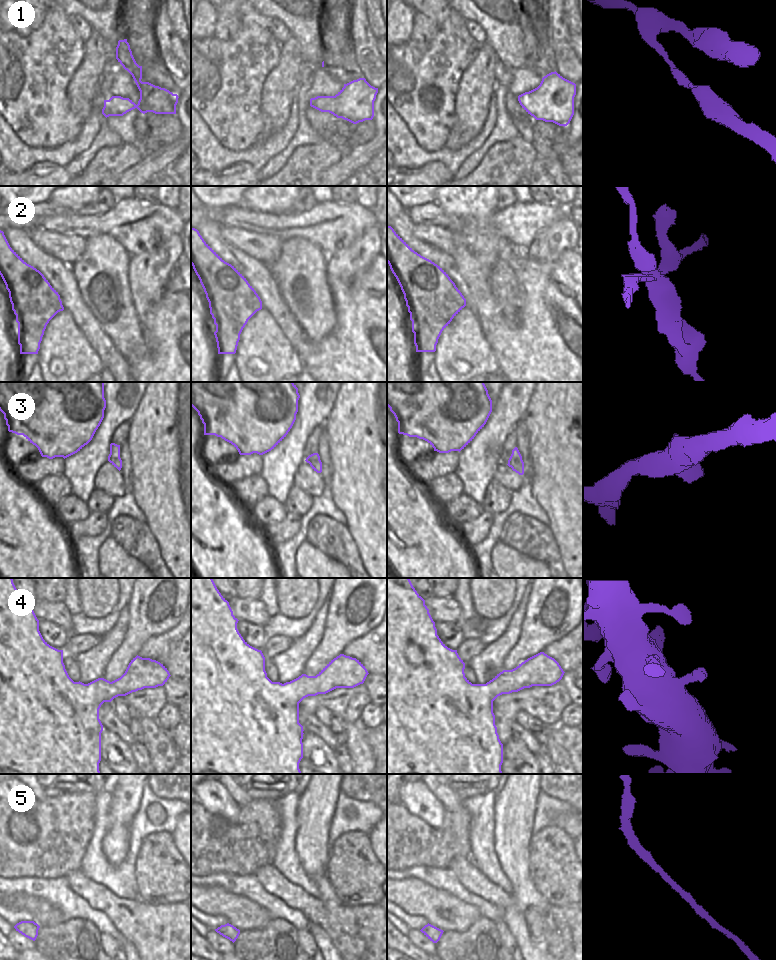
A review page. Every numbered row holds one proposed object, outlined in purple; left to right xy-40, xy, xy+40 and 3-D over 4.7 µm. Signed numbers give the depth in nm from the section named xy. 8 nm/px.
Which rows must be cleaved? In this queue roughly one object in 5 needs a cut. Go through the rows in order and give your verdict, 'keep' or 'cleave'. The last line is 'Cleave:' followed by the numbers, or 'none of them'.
1: keep
2: cleave
3: keep
4: keep
5: keep
Cleave: 2

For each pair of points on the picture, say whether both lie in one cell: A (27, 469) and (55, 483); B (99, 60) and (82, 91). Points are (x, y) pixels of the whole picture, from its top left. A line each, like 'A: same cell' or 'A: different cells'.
A: different cells
B: same cell

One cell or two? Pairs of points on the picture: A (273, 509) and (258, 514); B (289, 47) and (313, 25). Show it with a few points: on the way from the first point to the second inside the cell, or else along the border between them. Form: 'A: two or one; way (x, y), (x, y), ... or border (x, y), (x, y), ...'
A: one; way (269, 510), (262, 513)
B: two; border (291, 34), (299, 45), (299, 52), (303, 60)

